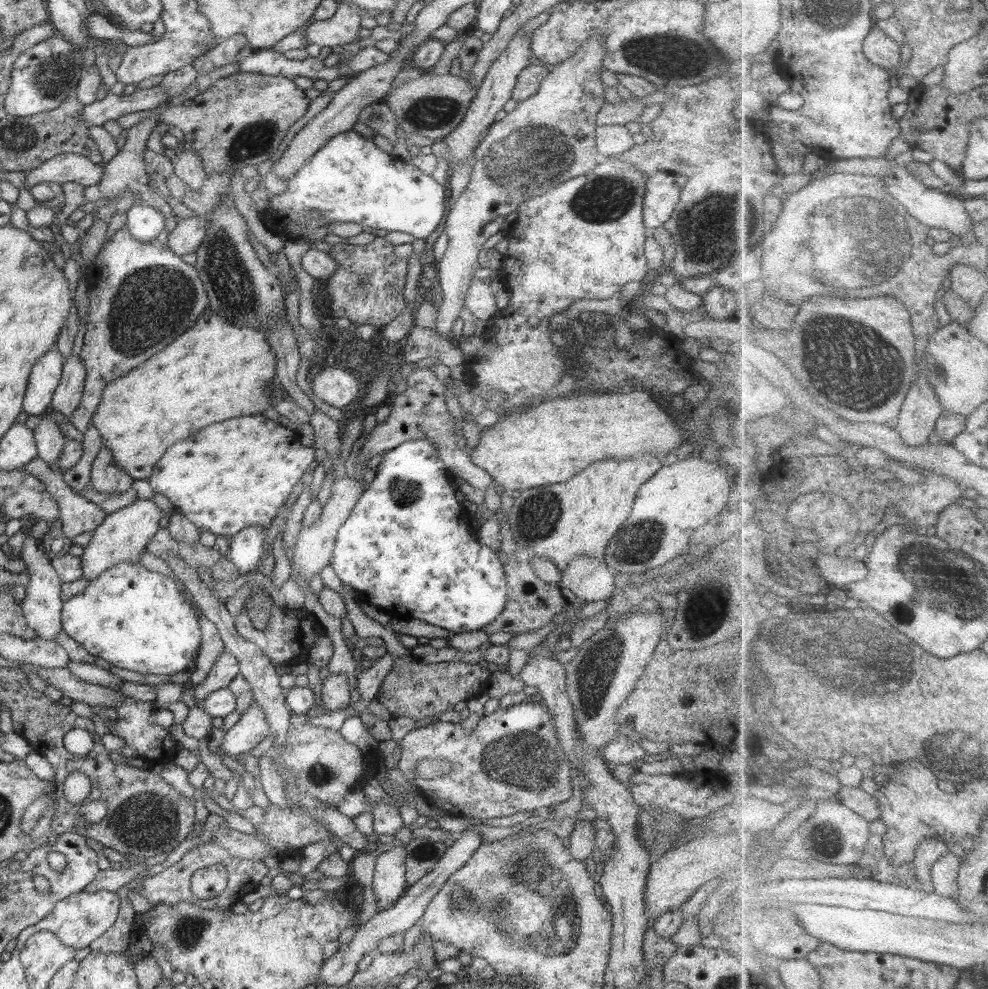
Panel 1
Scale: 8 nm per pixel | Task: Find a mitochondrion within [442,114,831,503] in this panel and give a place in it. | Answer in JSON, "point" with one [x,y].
{"point":[523,157]}

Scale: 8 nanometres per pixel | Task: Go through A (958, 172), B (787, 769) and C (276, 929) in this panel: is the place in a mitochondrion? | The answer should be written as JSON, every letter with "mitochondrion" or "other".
{"A":"other","B":"other","C":"other"}

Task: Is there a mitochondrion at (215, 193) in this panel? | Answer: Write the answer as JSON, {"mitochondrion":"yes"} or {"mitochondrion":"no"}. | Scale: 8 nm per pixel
{"mitochondrion":"no"}

